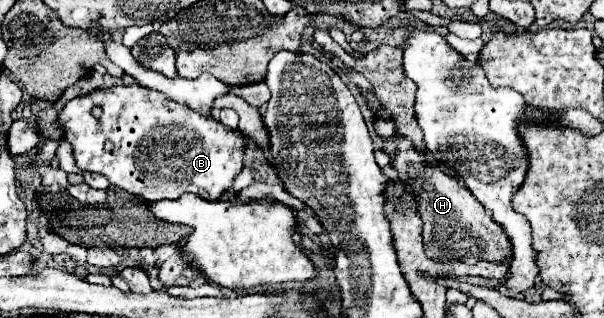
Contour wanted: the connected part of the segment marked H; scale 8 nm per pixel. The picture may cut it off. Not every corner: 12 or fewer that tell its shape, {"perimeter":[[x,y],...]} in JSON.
{"perimeter":[[403,140],[393,158],[417,196],[433,260],[513,260],[513,244],[453,176]]}

